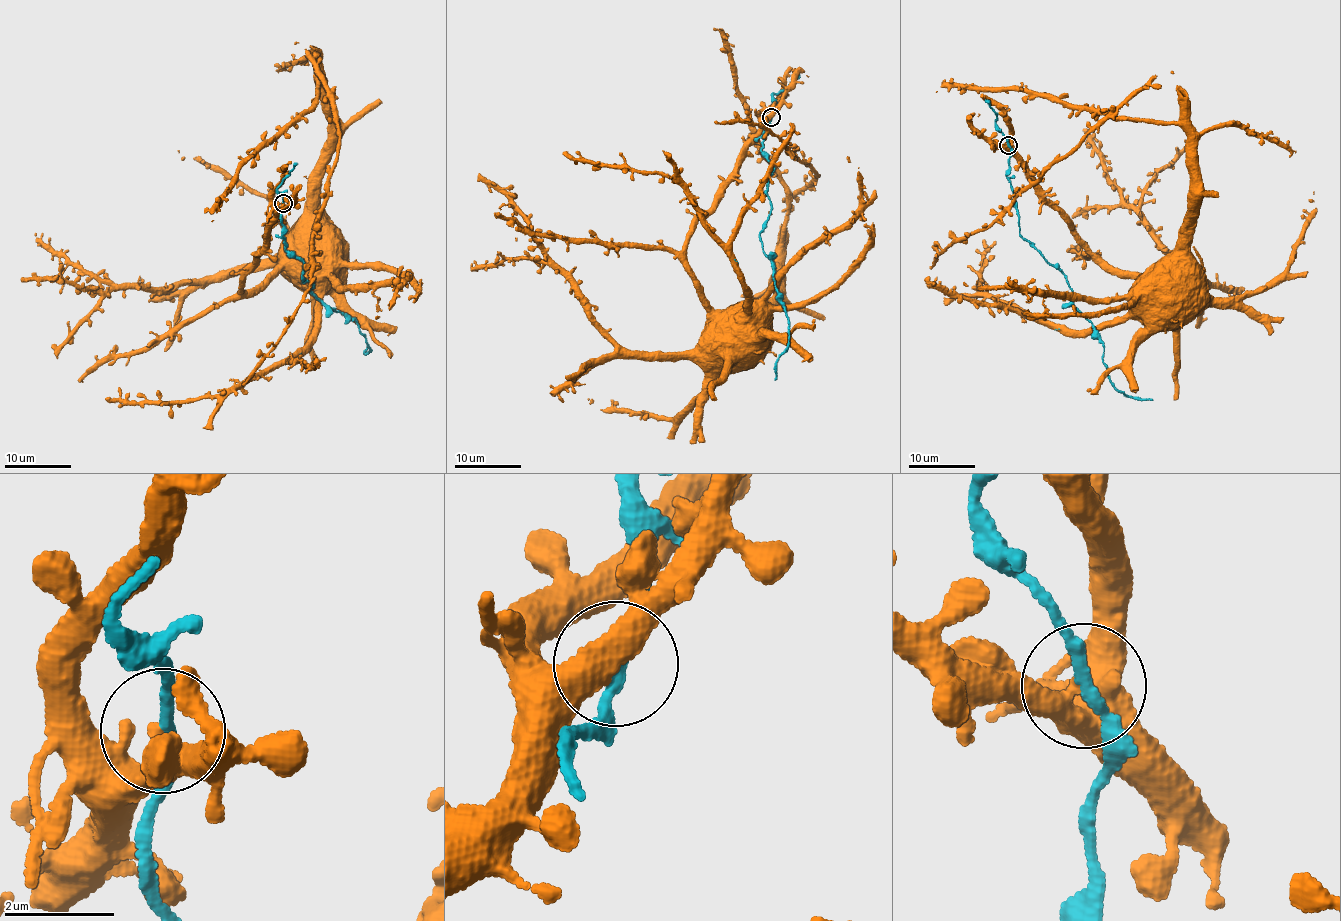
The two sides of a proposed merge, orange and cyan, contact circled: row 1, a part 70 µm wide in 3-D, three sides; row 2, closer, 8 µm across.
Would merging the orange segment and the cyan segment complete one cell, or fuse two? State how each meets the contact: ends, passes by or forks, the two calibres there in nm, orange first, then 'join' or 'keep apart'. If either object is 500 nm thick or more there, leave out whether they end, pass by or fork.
orange passes by | cyan passes by | 320/200 nm | join

